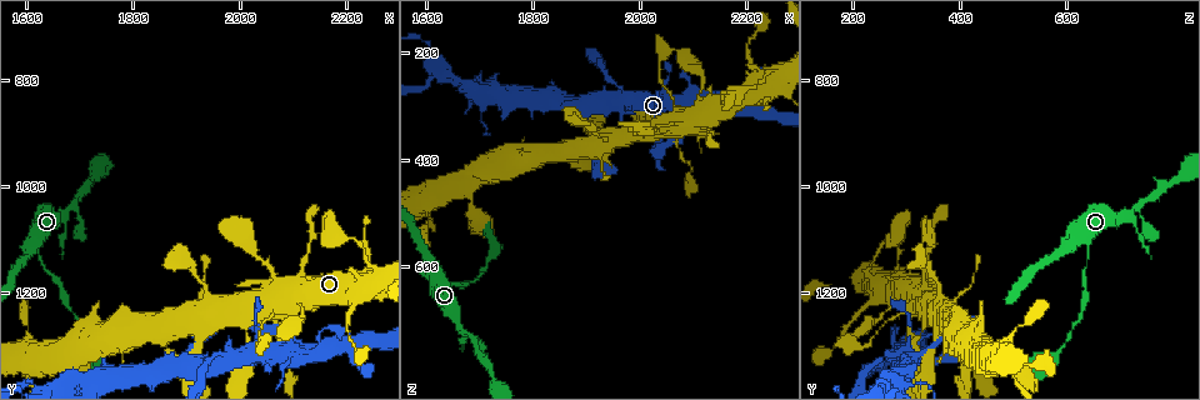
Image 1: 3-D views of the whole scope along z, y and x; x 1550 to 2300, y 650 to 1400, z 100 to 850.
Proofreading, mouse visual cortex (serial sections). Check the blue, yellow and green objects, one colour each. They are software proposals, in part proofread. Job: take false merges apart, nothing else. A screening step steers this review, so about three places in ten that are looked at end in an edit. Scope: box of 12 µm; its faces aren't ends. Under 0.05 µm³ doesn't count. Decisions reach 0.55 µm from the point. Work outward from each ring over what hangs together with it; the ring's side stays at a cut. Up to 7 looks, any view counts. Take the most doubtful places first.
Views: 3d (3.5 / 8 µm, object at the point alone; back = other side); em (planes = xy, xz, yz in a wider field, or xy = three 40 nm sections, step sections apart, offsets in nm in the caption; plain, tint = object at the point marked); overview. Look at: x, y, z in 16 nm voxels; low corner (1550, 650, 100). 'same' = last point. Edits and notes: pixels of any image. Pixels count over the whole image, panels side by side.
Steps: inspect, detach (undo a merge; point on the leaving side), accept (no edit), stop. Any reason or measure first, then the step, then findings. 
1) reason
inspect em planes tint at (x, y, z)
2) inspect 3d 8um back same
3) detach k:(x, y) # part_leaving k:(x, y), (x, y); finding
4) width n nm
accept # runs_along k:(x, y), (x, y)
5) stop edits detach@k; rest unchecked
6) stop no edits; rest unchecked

calibre changes
inspect 3d 3.5um at (1690, 1040, 735)

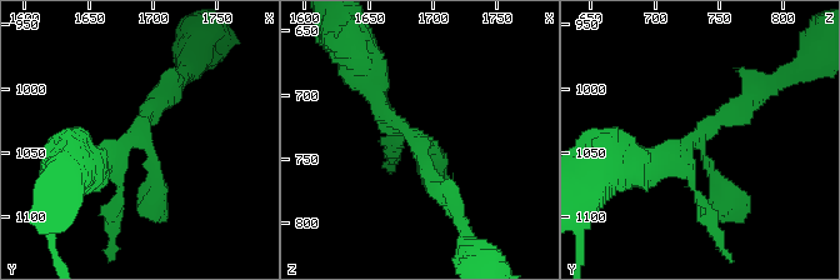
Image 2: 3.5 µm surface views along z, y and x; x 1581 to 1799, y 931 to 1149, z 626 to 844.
arms 3; arm_widths 250, 250, 300 nm
inspect em planes plain at (1686, 1038, 734)

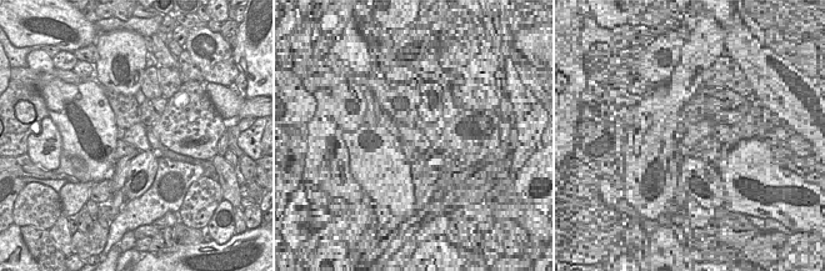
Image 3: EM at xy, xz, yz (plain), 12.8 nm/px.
with the object marked
inspect em planes tint same

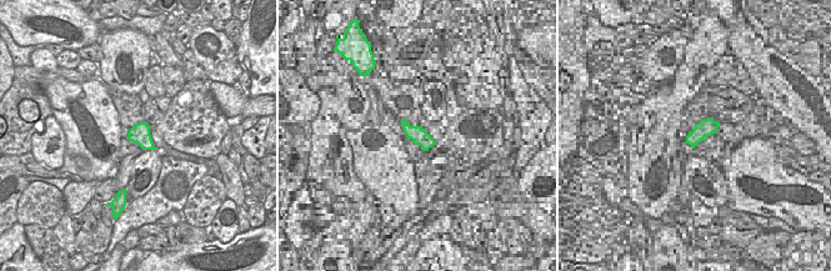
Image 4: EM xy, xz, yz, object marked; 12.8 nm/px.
accept # runs_along 2:(373, 80), (445, 195); continuous, no second cell

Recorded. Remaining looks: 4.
calibre changes
inspect 3d 3.5um at (1635, 1145, 635)

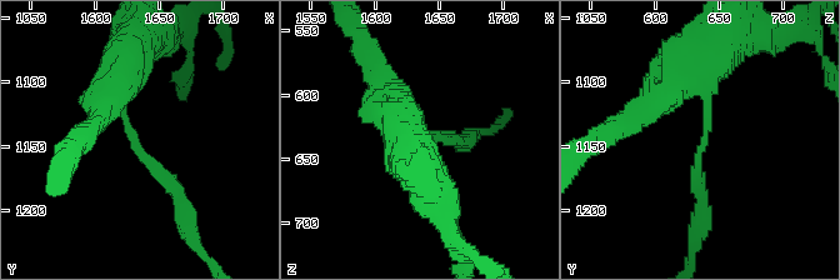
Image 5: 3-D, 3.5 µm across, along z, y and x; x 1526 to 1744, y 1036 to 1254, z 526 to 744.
arm_widths 200, 400 nm; now the EM
inspect em xy step 3 tint at (1632, 1146, 638)

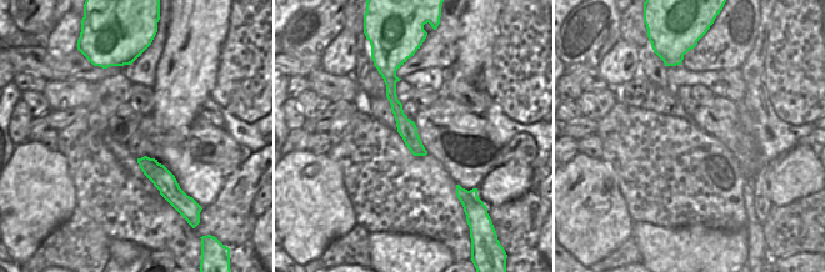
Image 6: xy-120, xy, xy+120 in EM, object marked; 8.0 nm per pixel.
accept # runs_along 6:(391, 77), (398, 114), (423, 152); one cell here

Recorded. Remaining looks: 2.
inspect 3d 3.5um at (2030, 1240, 335)

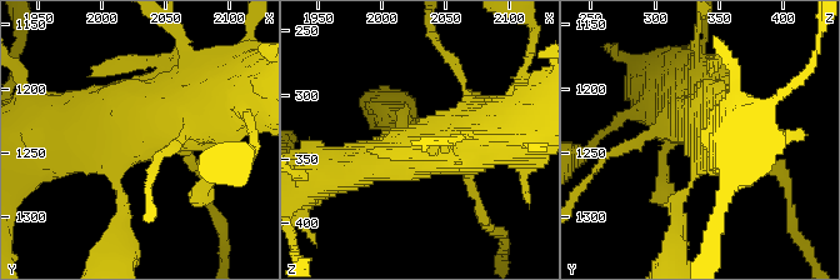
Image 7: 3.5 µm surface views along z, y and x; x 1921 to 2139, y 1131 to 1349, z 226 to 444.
inspect em xy step 2 tint same

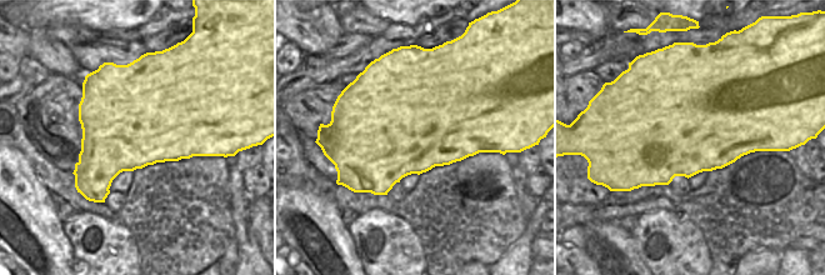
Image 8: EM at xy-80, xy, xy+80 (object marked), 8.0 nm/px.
accept # runs_along 7:(238, 93), (84, 128); continuous, no second cell

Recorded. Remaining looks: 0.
stop no edits; rest unchecked

